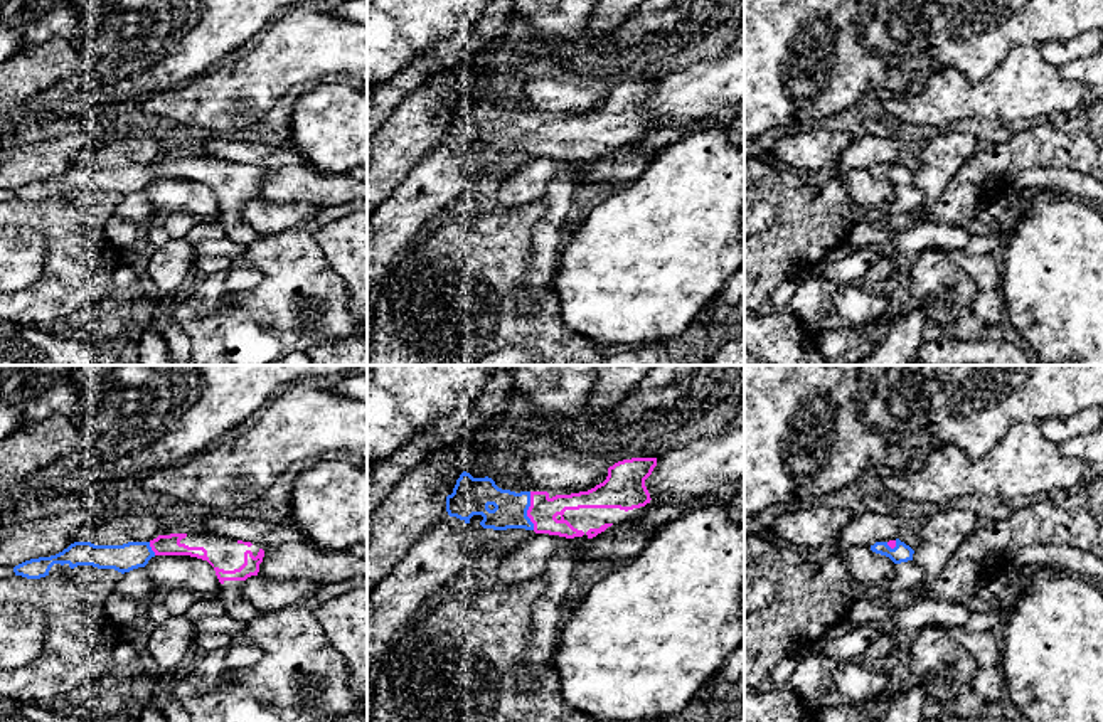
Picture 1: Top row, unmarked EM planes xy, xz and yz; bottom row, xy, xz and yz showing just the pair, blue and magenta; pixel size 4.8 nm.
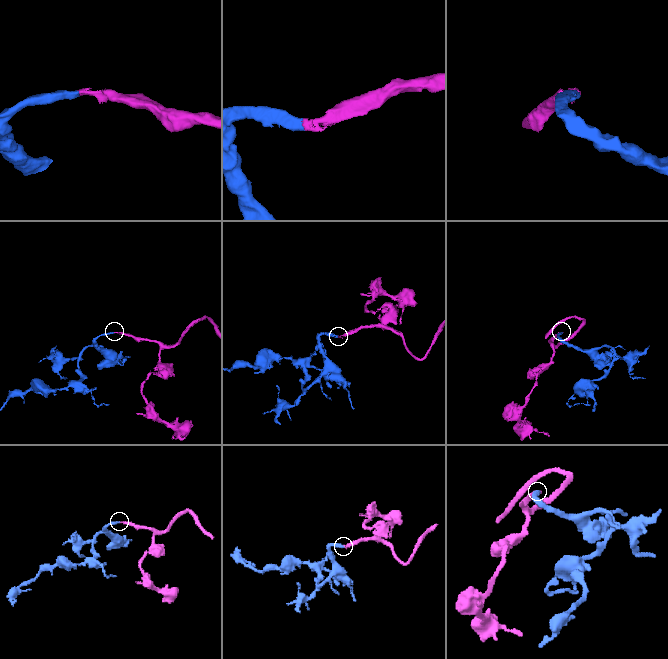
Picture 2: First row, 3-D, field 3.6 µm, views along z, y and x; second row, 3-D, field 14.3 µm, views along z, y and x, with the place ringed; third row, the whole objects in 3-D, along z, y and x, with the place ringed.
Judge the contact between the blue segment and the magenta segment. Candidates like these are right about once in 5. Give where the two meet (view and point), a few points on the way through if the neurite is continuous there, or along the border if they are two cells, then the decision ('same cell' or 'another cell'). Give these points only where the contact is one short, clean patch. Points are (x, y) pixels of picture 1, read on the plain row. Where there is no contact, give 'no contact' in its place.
meets blue in xz at (527, 132); runs through xz (511, 132), (527, 132), (543, 133); same cell

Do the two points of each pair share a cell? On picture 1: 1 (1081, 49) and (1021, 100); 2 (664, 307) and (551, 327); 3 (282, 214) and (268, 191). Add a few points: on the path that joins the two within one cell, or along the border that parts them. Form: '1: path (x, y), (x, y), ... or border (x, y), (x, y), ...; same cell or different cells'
1: border (1038, 46), (1039, 53), (1058, 68); different cells
2: border (551, 286), (558, 298), (563, 322), (600, 345); different cells
3: border (258, 197), (277, 202), (309, 202), (312, 206); different cells

